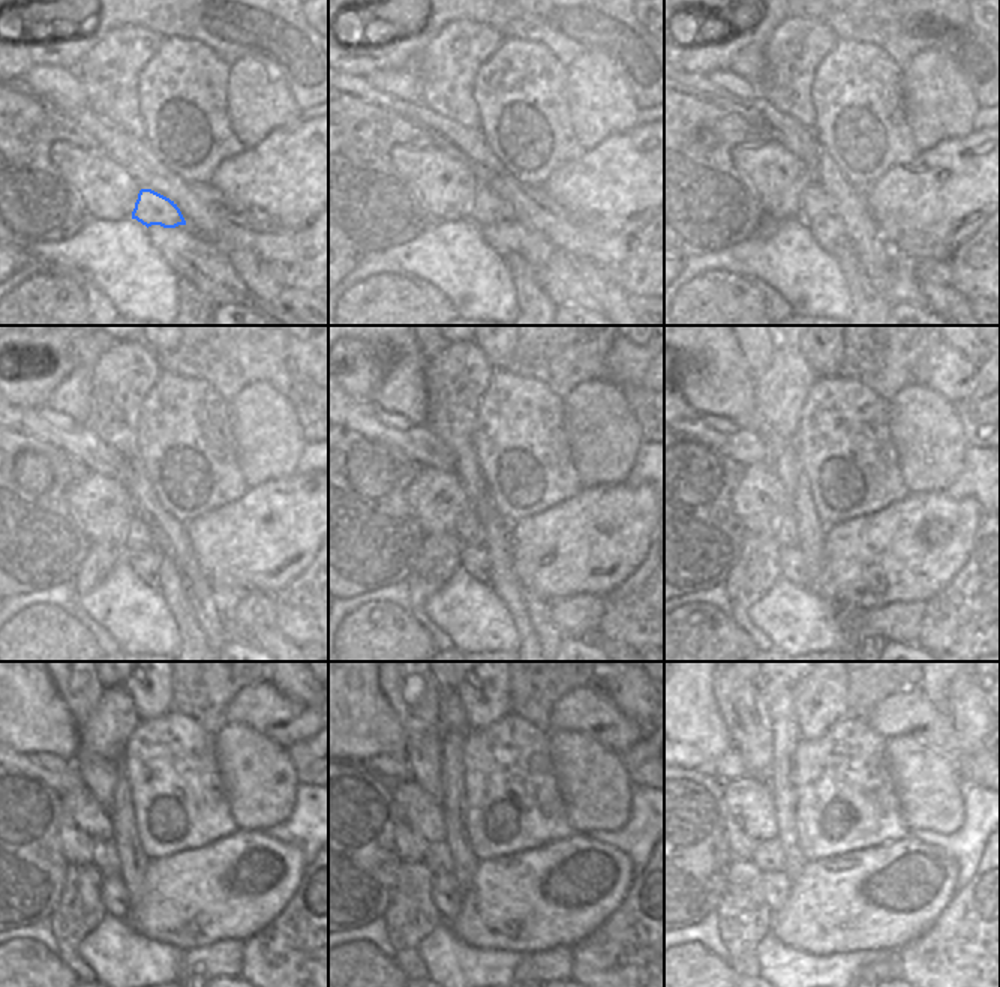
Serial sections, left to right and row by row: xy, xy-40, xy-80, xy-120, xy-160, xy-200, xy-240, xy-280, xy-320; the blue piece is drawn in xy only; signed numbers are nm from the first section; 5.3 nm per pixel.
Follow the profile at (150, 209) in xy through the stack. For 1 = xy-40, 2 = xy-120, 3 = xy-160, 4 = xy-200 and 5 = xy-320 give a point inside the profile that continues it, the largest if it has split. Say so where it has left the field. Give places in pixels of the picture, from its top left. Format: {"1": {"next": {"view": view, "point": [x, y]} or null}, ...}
{"1": {"next": {"view": "xy-40", "point": [488, 209]}}, "2": {"next": {"view": "xy-120", "point": [138, 537]}}, "3": {"next": {"view": "xy-160", "point": [470, 530]}}, "4": {"next": {"view": "xy-200", "point": [786, 533]}}, "5": {"next": {"view": "xy-320", "point": [769, 857]}}}

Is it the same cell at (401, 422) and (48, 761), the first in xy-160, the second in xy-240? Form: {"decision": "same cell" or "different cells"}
{"decision": "same cell"}

